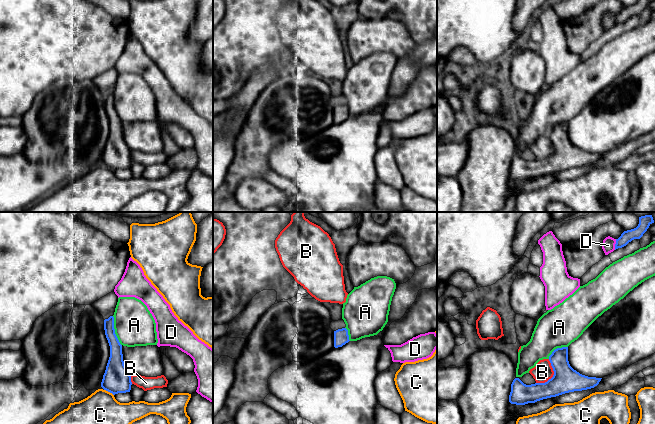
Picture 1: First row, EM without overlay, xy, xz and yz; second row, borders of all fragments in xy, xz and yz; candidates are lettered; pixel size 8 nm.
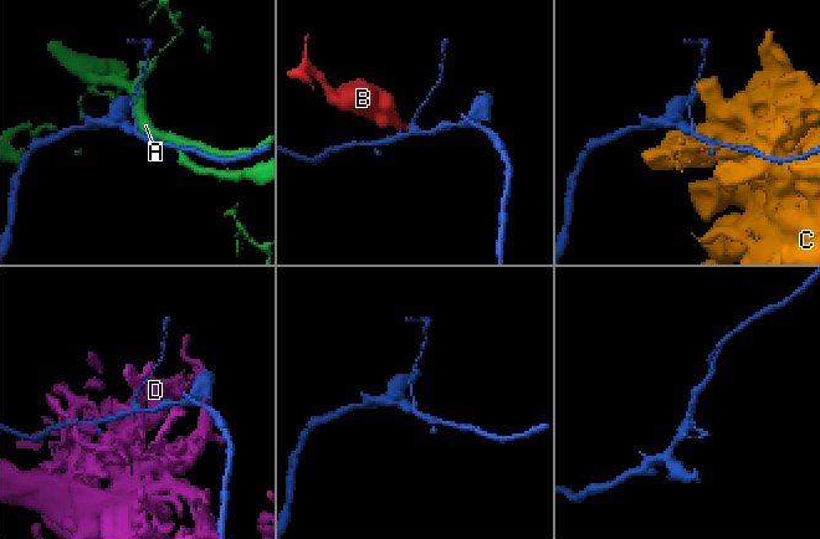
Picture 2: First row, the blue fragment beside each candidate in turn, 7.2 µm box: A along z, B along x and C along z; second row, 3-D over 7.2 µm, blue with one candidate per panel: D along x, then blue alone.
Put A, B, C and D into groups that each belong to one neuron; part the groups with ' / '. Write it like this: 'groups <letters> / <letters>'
groups A / B / C / D

